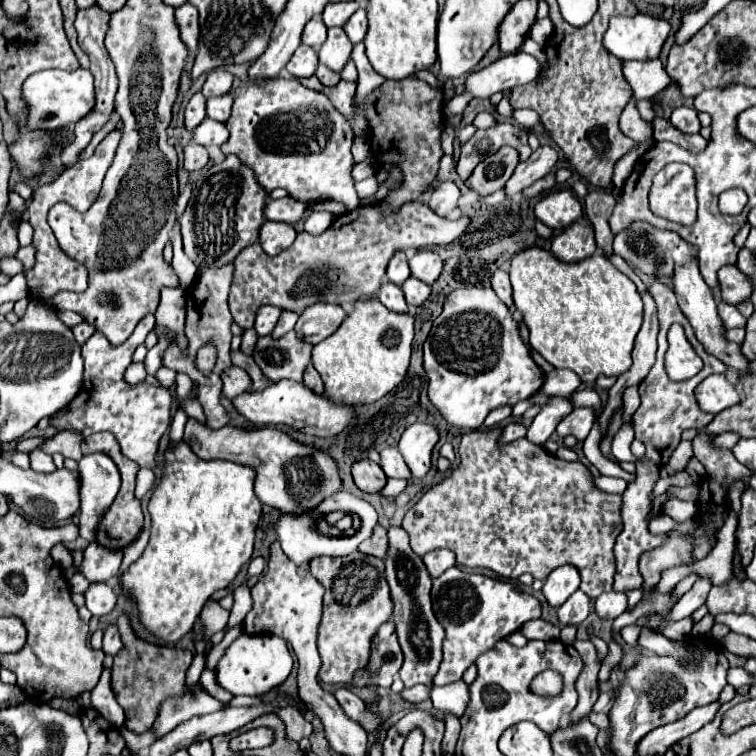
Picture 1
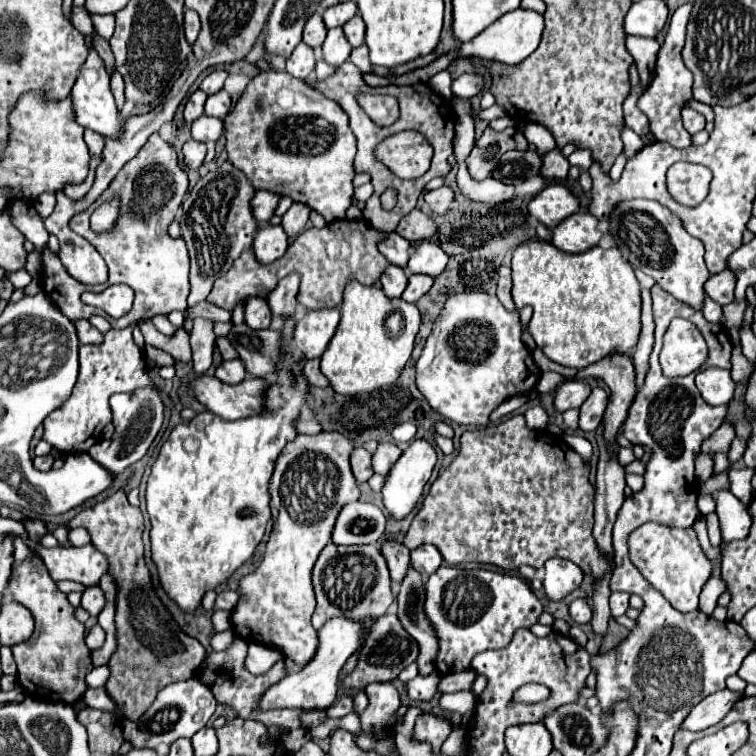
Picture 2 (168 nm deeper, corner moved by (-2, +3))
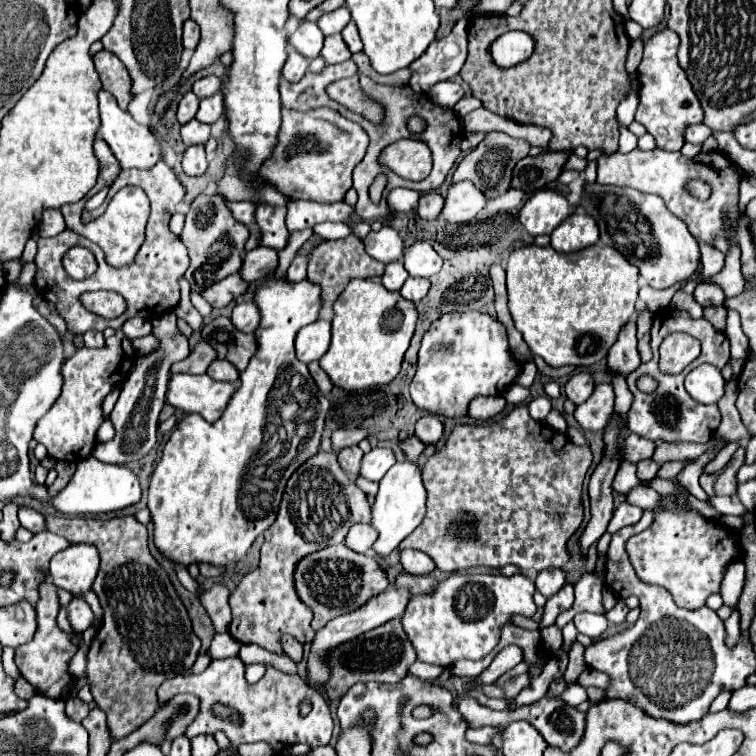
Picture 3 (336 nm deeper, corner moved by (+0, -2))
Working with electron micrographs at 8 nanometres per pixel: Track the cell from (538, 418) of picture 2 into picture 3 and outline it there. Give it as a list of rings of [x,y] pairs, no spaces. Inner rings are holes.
[[[547,396],[533,398],[527,406],[529,406],[529,414],[531,414],[533,420],[537,420],[537,422],[545,422],[547,414],[551,412],[551,400],[549,400]]]

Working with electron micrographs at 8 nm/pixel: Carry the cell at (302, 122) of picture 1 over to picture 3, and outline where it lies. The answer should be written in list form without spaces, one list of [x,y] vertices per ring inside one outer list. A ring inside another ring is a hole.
[[[283,108],[281,116],[283,122],[273,156],[261,164],[255,176],[265,178],[287,200],[309,200],[321,204],[343,202],[345,192],[351,188],[351,172],[363,160],[369,144],[365,130],[331,108],[309,112]]]

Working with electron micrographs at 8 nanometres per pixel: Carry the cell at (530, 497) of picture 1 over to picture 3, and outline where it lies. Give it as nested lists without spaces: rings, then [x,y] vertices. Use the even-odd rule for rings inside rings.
[[[525,404],[489,426],[459,424],[453,428],[445,448],[435,452],[423,466],[427,516],[399,548],[415,548],[429,554],[441,572],[455,572],[471,566],[501,570],[507,564],[515,564],[523,570],[561,568],[569,562],[567,542],[583,522],[581,486],[591,468],[591,460],[589,448],[581,448],[565,434],[535,422]]]

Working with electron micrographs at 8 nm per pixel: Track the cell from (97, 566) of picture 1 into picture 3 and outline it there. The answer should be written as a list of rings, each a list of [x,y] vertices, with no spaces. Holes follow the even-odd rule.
[[[73,544],[51,558],[49,574],[57,588],[71,594],[89,592],[99,572],[99,554],[95,546]]]

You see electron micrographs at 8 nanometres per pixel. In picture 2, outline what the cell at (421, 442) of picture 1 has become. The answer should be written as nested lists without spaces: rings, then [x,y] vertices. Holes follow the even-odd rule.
[[[413,441],[403,451],[399,461],[391,467],[391,471],[385,477],[385,485],[381,489],[381,499],[383,499],[383,507],[389,511],[389,515],[395,521],[403,521],[417,507],[417,501],[423,495],[423,487],[425,487],[425,483],[431,477],[435,461],[437,461],[437,453],[435,453],[435,449],[427,441]]]

